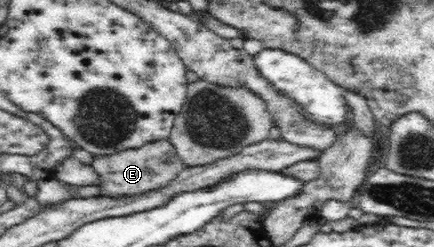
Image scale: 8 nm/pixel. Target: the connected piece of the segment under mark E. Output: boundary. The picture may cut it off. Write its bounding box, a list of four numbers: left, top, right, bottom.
[90,140,184,199]

